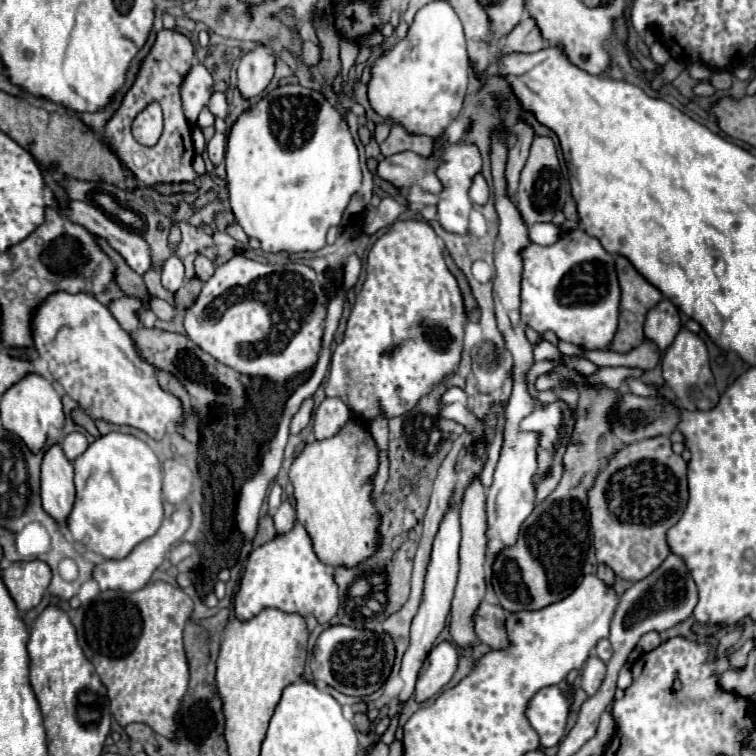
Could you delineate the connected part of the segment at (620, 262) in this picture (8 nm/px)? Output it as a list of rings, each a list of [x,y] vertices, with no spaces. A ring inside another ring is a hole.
[[[616,258],[616,272],[622,288],[620,302],[620,326],[610,344],[614,352],[630,352],[638,348],[644,340],[644,320],[652,306],[662,300],[658,288],[654,288],[644,276],[636,272],[636,268],[626,258]]]

